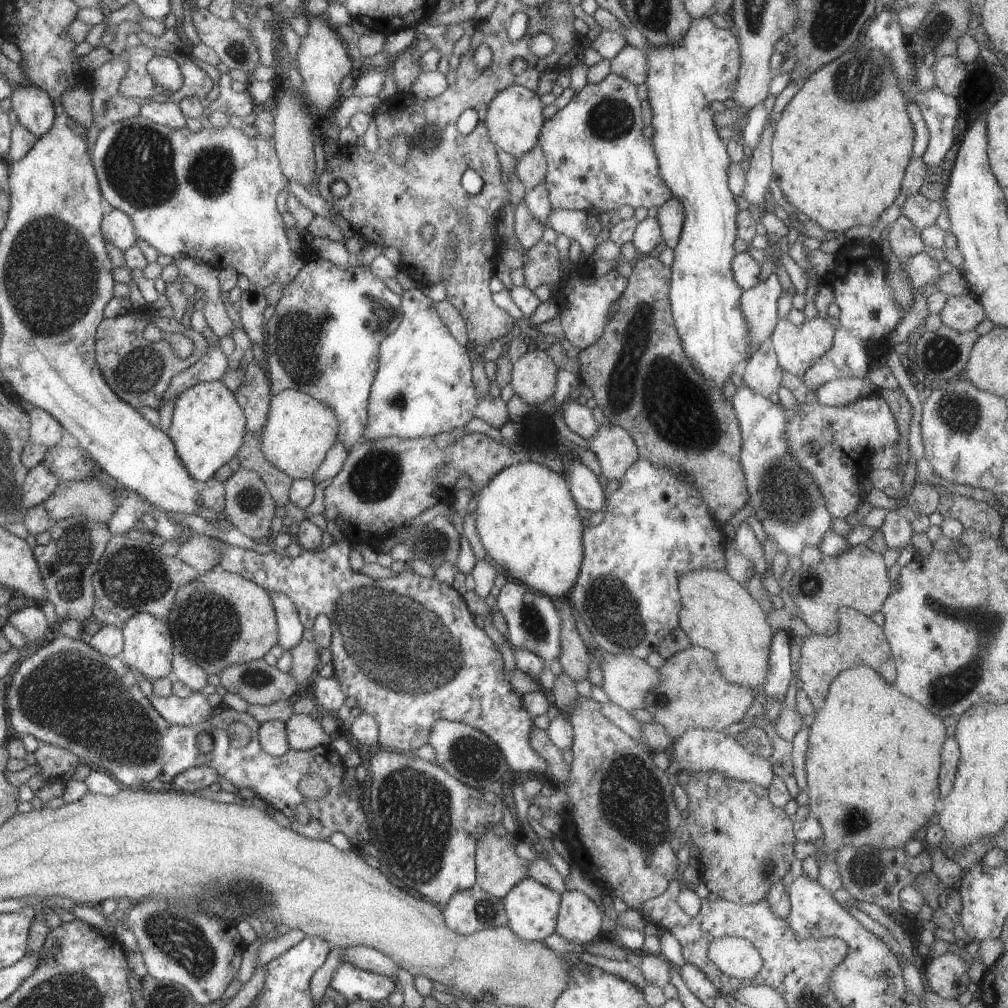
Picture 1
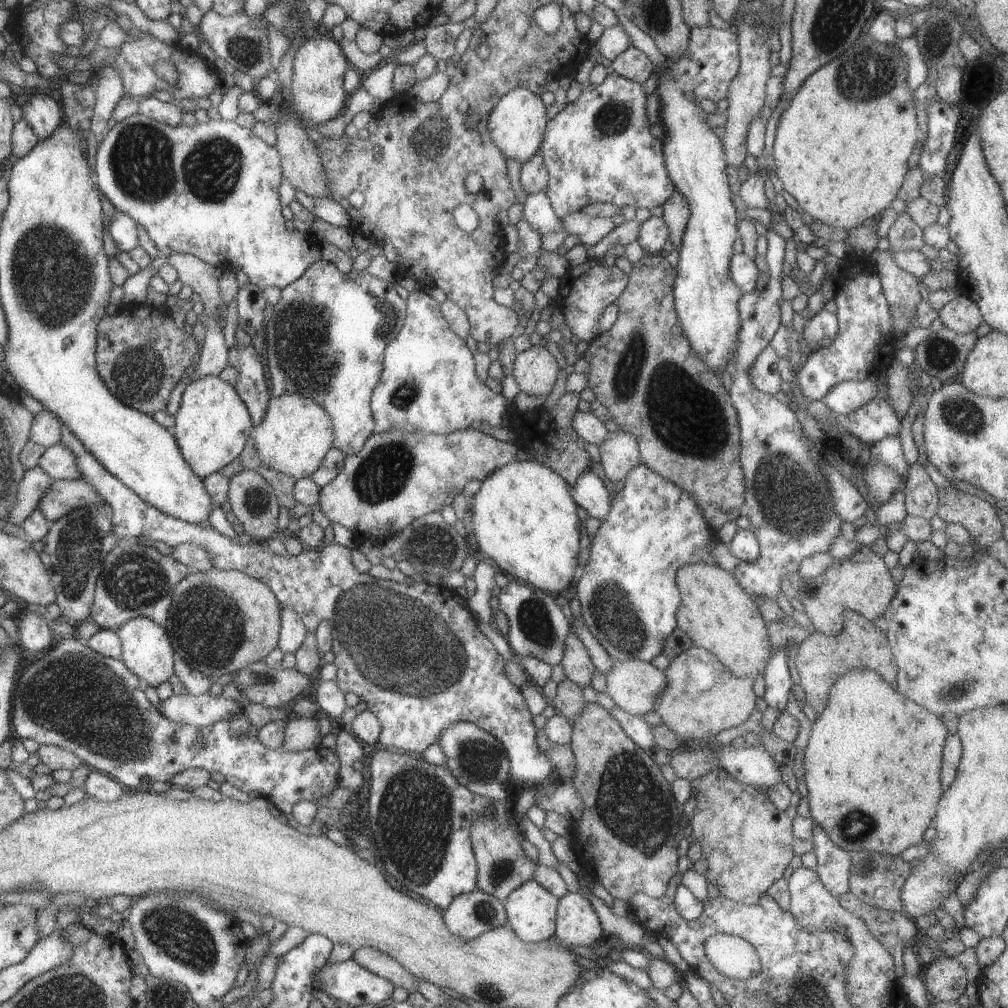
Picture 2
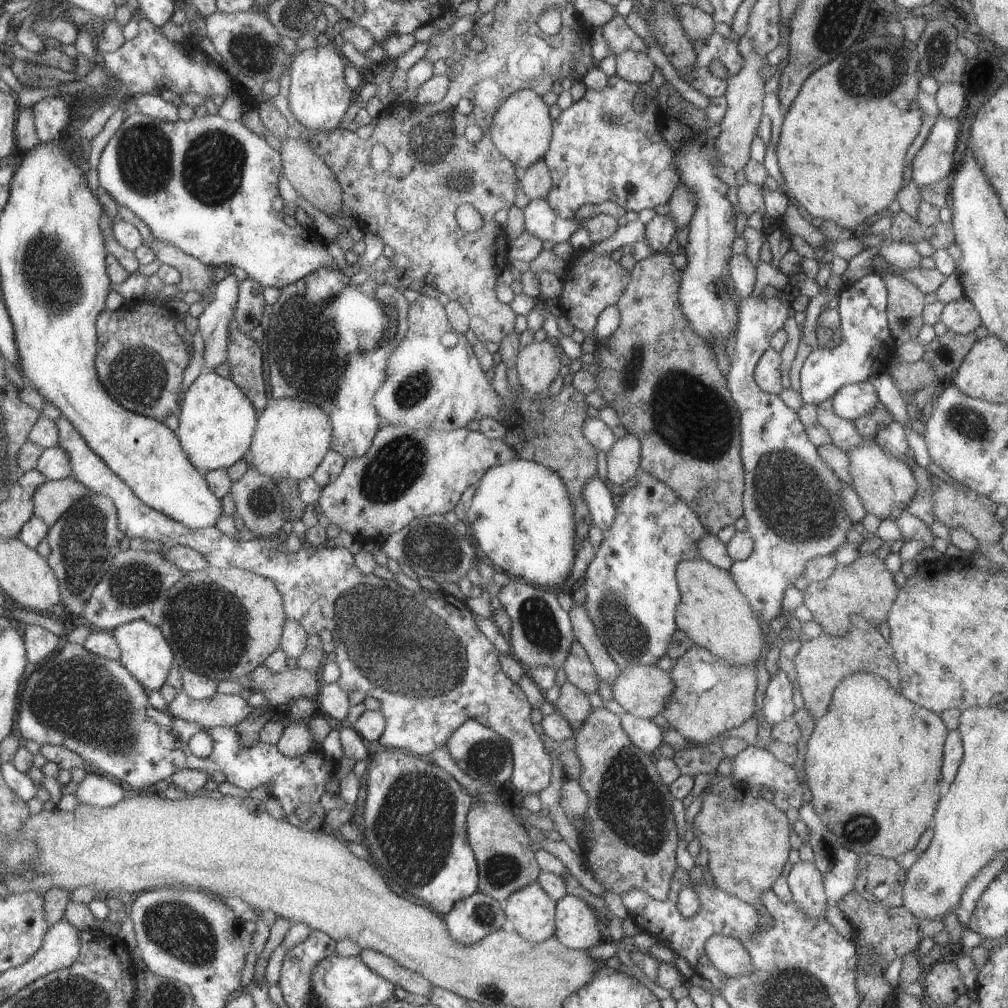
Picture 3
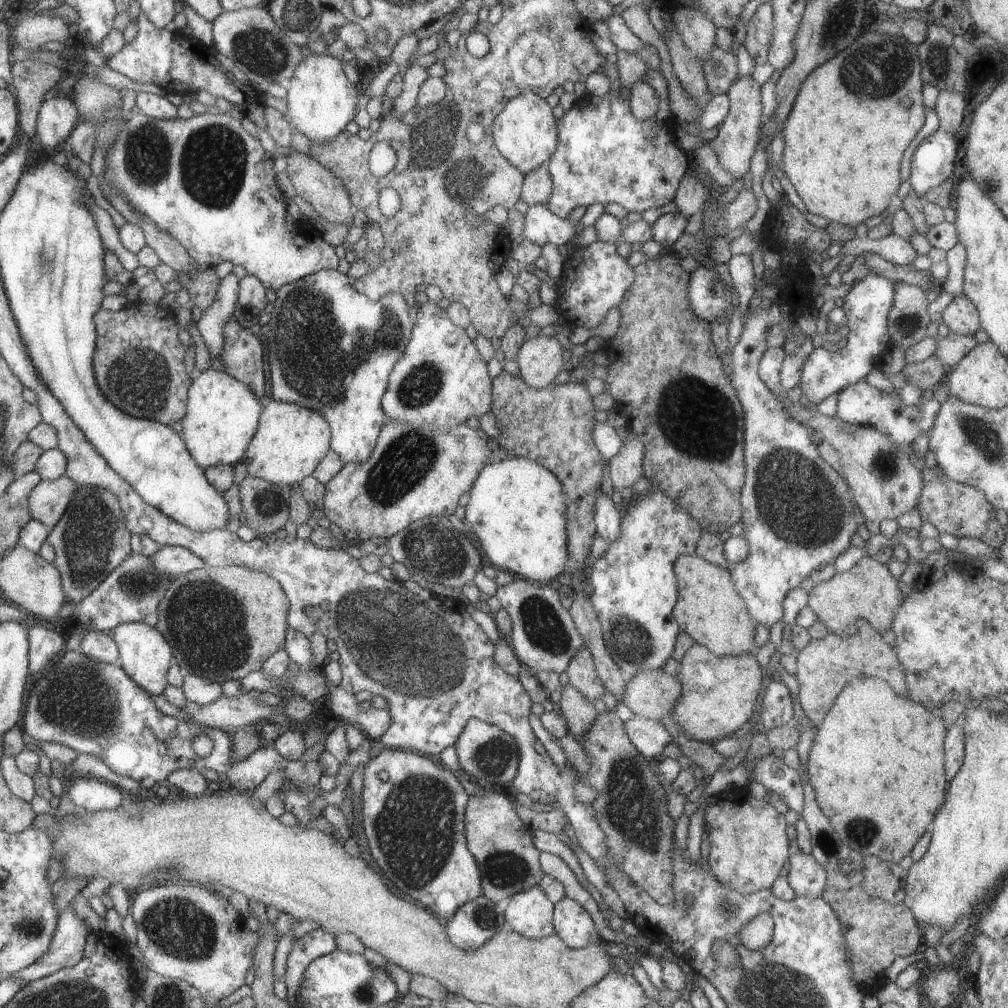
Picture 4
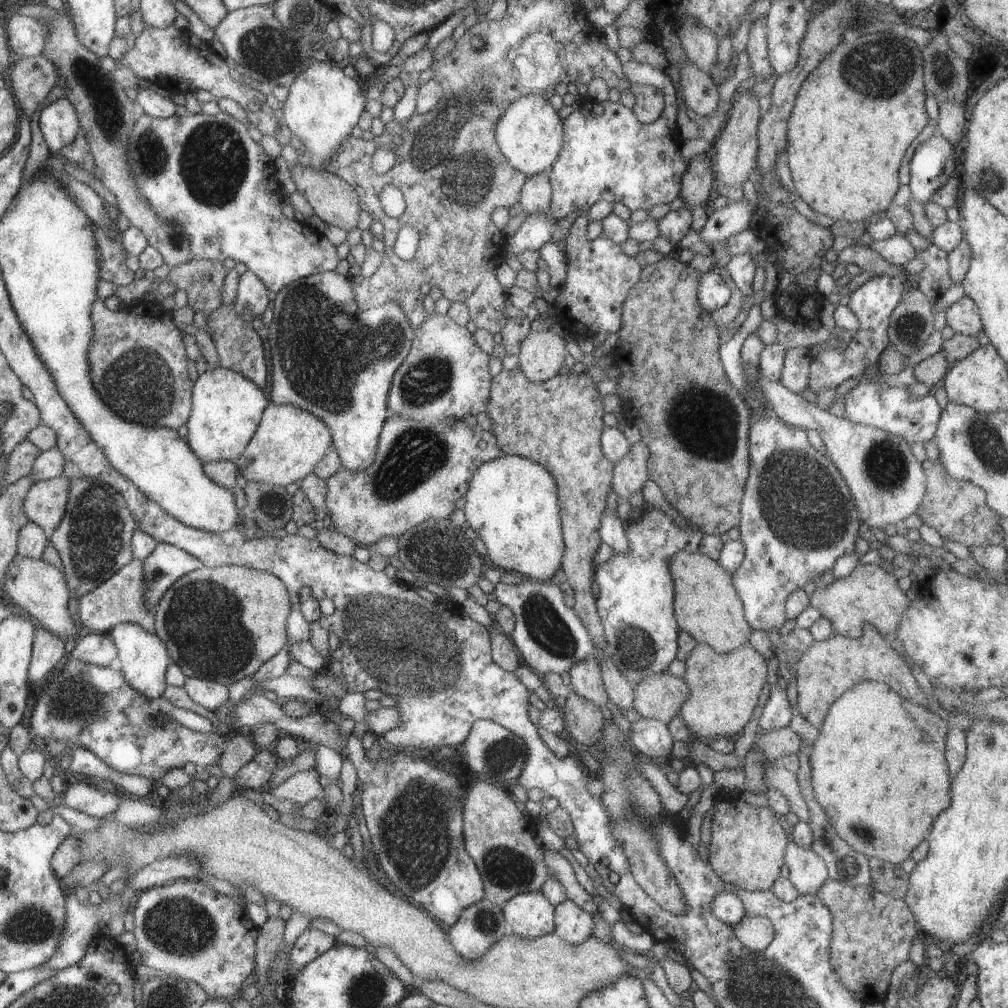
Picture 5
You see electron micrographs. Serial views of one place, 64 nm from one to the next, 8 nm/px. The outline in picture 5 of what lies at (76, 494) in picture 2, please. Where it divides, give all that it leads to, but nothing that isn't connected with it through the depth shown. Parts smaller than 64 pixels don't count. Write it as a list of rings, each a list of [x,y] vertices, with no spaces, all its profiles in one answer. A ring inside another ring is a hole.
[[[64,476],[56,477],[53,479],[46,479],[45,481],[37,481],[33,482],[32,488],[27,490],[25,494],[23,503],[22,503],[22,510],[25,514],[25,517],[31,523],[37,524],[45,534],[52,534],[56,529],[57,526],[60,524],[61,518],[64,514],[64,509],[66,506],[66,501],[68,500],[68,480]]]

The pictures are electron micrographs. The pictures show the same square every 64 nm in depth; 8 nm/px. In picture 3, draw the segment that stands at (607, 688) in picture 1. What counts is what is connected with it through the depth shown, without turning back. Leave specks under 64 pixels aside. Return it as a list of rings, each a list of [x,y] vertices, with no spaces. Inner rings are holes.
[[[636,662],[634,666],[620,670],[619,677],[610,689],[613,699],[625,710],[625,713],[641,719],[651,719],[664,710],[666,701],[674,692],[674,685],[667,672],[662,672],[655,665],[639,665]]]

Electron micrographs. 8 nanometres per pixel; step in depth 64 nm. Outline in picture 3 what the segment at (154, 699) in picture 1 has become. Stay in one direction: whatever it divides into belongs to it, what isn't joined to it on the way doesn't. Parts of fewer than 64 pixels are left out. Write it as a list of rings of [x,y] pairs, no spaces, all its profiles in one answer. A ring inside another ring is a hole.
[[[182,691],[168,704],[166,711],[170,716],[201,726],[204,730],[210,727],[231,727],[248,718],[254,708],[238,695],[216,693],[212,698],[192,700]]]

